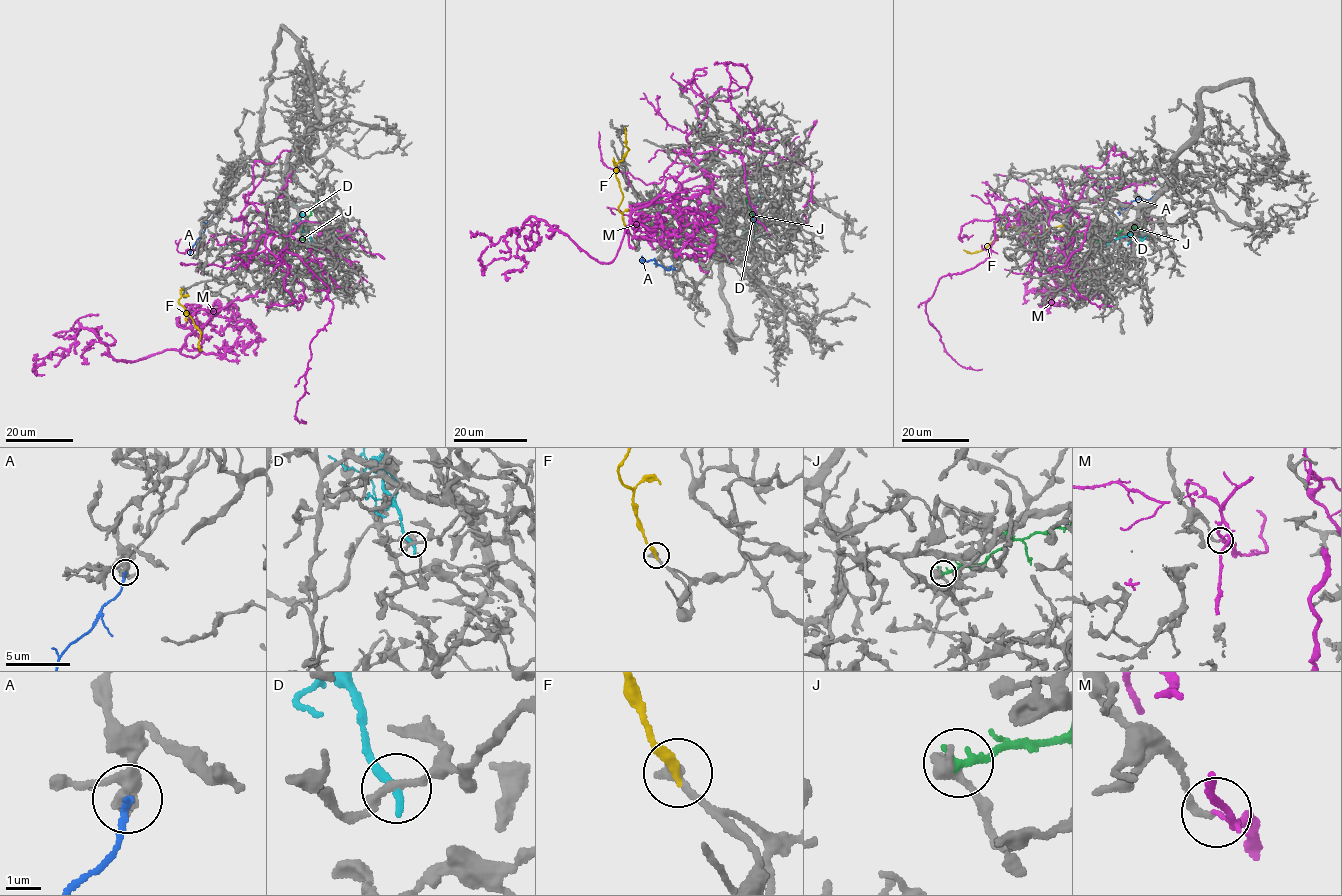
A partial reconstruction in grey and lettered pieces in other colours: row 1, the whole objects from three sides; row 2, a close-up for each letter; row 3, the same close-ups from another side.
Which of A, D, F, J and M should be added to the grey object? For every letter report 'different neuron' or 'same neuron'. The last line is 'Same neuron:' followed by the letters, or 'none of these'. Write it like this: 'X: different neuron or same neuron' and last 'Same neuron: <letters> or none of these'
A: different neuron
D: different neuron
F: different neuron
J: different neuron
M: different neuron
Same neuron: none of these

